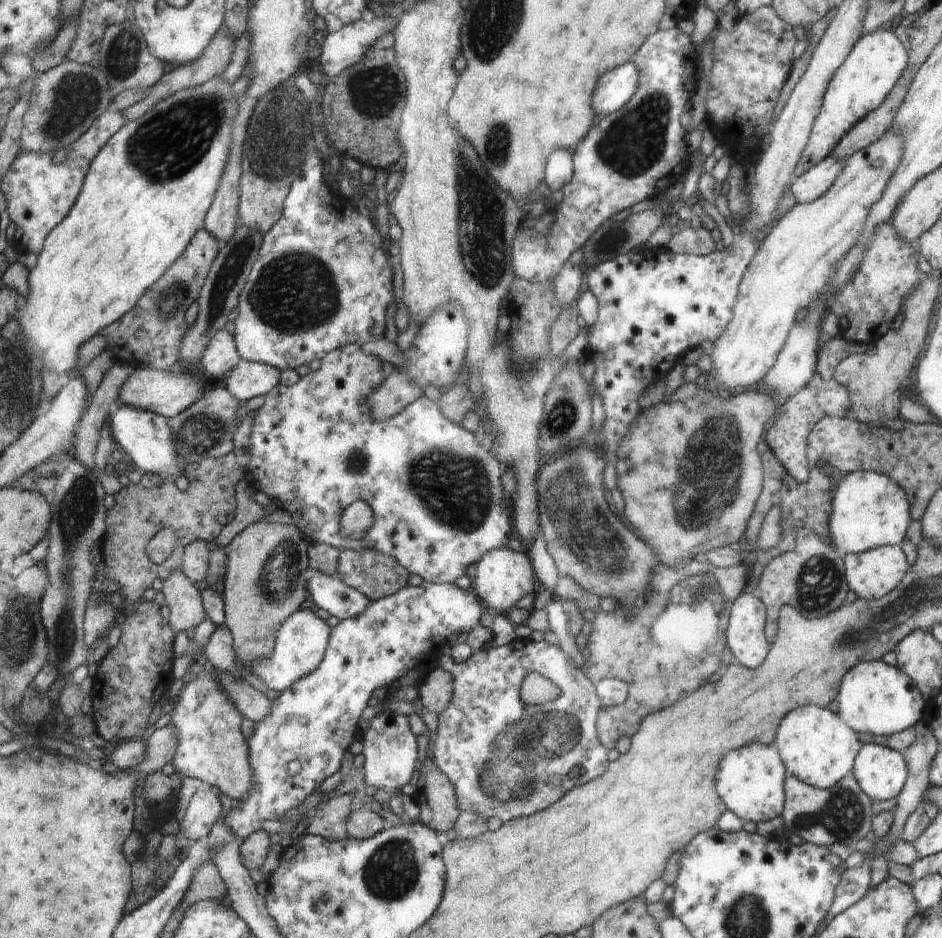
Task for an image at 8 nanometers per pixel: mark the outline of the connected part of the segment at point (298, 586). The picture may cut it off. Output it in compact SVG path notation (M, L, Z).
M266 519L254 522L238 532L238 537L227 546L229 553L229 574L225 579L225 602L227 626L232 630L238 660L249 666L252 662L264 660L276 647L276 635L280 627L304 602L309 580L309 542L296 526L284 526Z

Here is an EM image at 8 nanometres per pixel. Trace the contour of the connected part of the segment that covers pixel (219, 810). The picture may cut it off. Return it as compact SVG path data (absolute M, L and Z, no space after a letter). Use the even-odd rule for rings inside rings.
M208 783L200 786L193 796L182 824L175 823L190 840L206 841L217 822L224 816L220 792Z

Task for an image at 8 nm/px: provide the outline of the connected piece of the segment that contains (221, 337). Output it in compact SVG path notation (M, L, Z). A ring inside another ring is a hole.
M223 329L214 336L206 354L204 354L204 368L210 374L210 377L229 377L229 374L241 360L238 356L235 336Z

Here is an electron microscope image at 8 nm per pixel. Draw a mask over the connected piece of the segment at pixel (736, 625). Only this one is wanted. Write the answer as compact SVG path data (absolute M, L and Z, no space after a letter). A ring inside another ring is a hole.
M741 593L730 610L730 617L725 631L726 643L730 647L734 660L738 658L740 664L746 668L756 668L768 654L768 642L764 636L764 626L768 623L768 610L764 610L764 602L760 602L752 593Z

